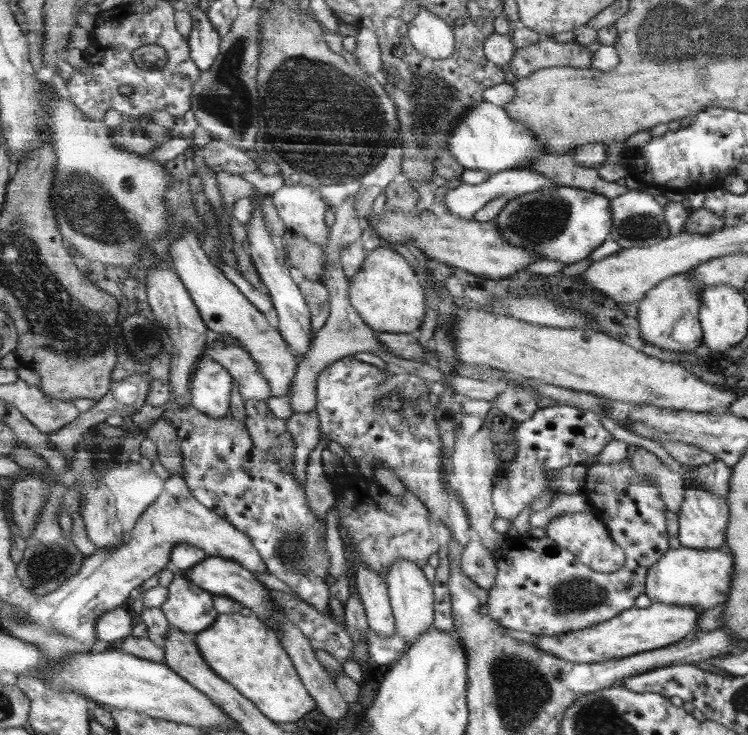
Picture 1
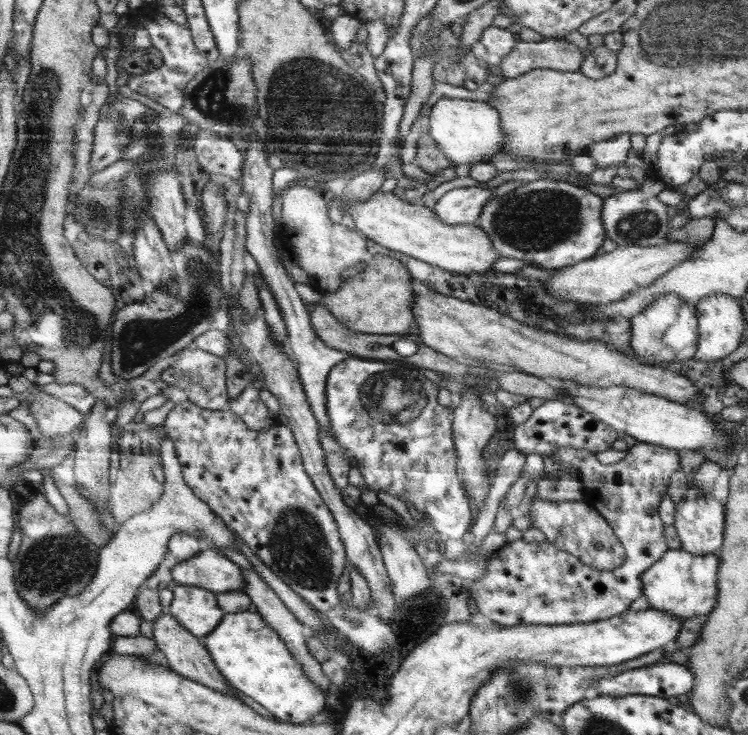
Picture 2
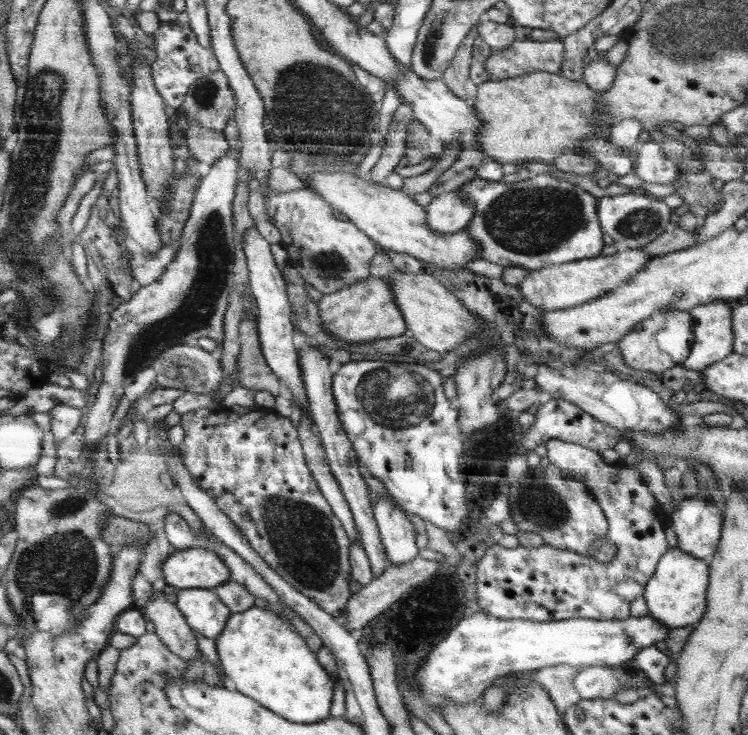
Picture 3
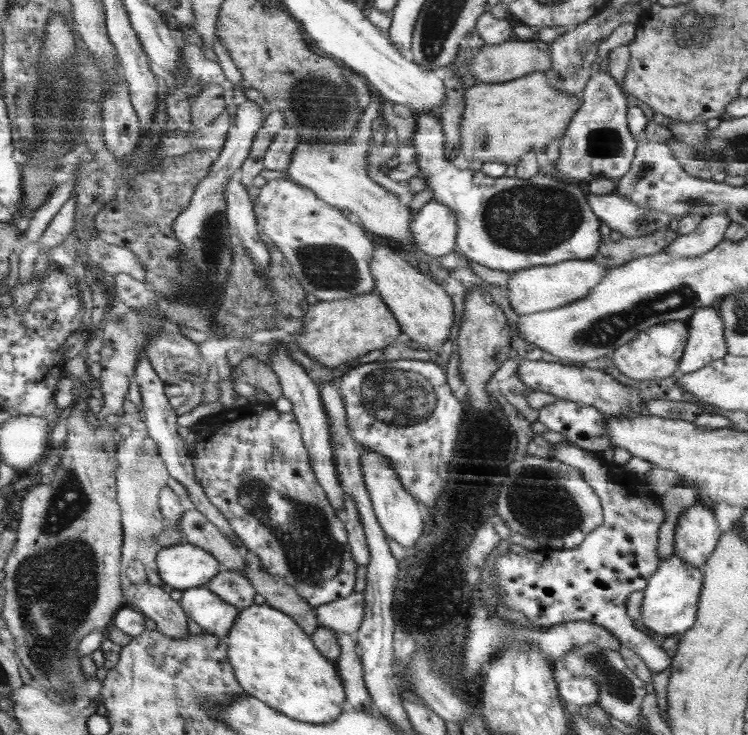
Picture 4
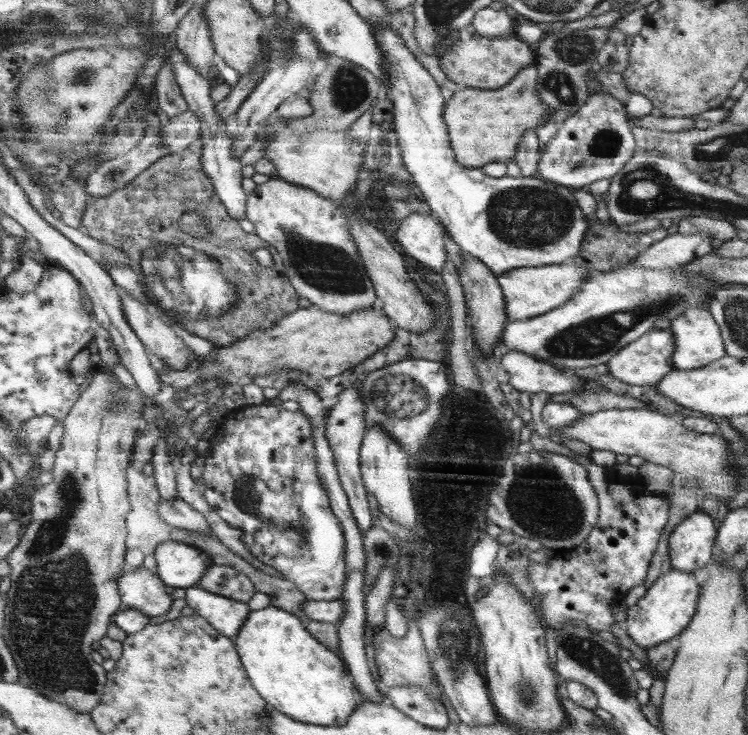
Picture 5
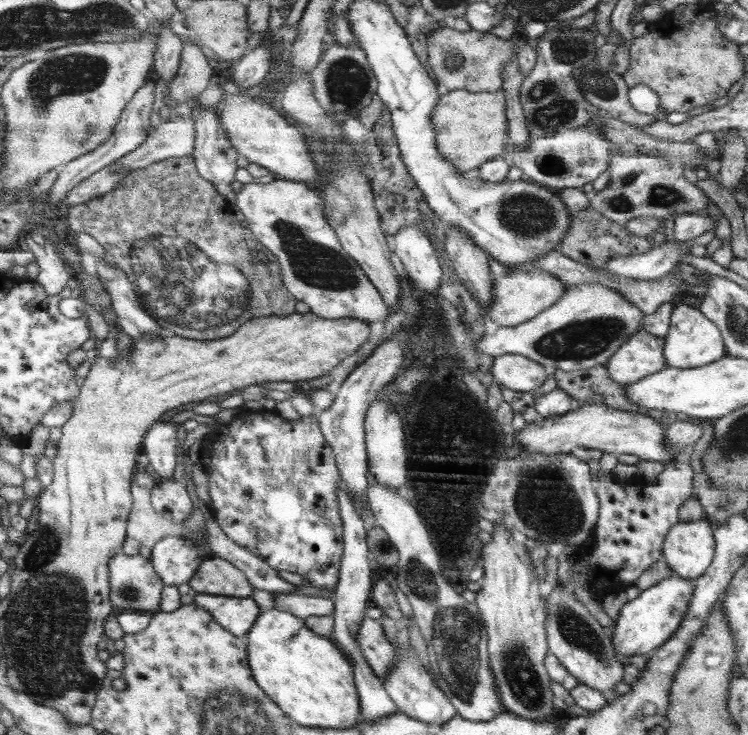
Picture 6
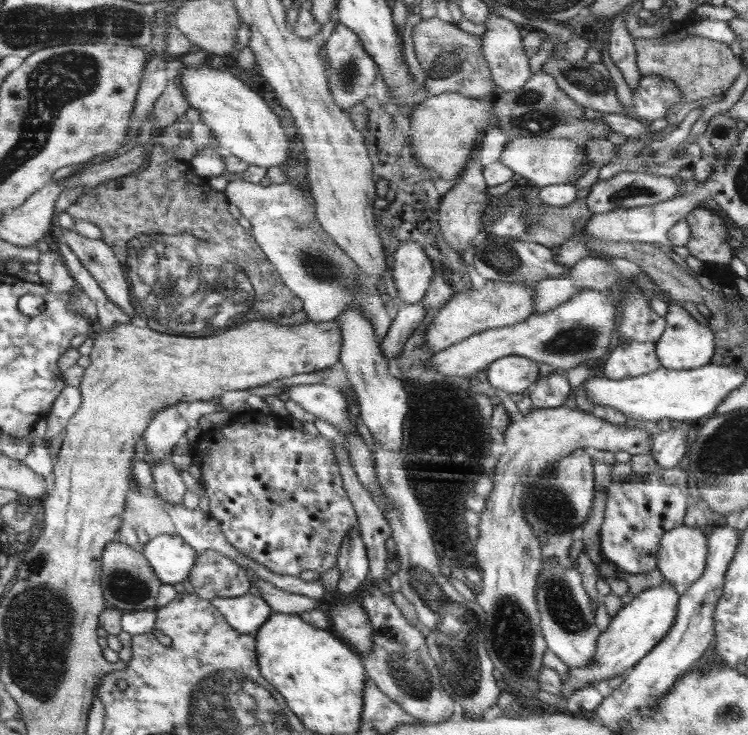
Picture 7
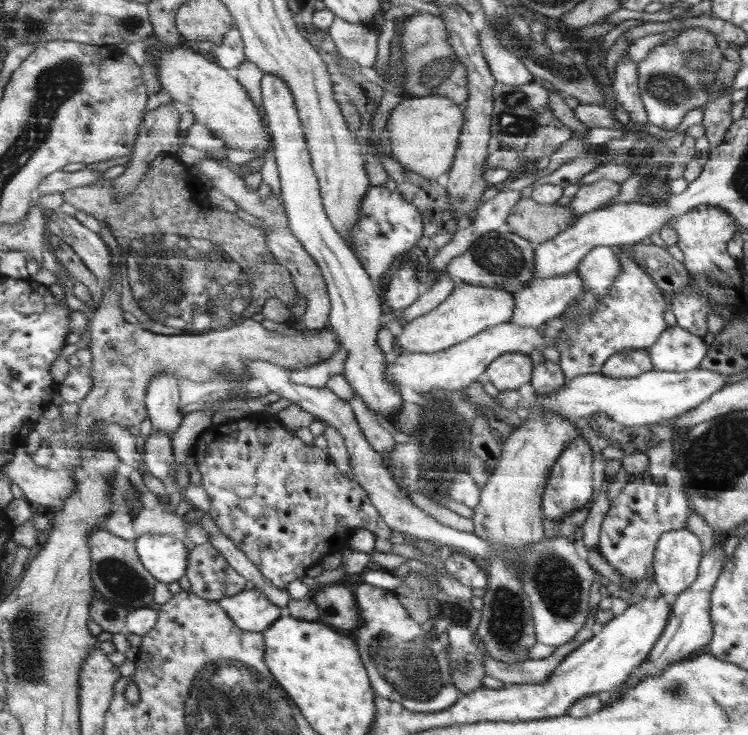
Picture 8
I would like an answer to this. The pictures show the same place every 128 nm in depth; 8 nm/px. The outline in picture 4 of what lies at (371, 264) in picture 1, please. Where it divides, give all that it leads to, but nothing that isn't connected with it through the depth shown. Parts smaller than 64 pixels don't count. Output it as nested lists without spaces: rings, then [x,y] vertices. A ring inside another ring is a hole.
[[[378,290],[350,298],[318,301],[304,314],[304,328],[296,334],[296,345],[309,358],[329,369],[361,359],[370,351],[392,345],[401,336],[401,325]]]

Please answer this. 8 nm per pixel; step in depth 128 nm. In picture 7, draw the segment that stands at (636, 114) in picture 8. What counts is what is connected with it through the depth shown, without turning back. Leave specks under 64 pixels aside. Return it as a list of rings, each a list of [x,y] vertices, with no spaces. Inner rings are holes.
[[[614,15],[609,37],[609,54],[631,90],[637,88],[637,83],[642,78],[636,68],[637,52],[634,44],[635,40],[626,27],[624,17]]]

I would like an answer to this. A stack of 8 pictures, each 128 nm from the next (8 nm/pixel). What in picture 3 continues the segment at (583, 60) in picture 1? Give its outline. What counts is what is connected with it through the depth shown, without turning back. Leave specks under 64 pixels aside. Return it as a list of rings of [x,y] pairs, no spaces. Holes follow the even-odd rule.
[[[556,38],[514,41],[504,50],[492,51],[483,63],[490,80],[495,81],[539,70],[558,73],[562,69],[562,62],[565,62],[565,46],[560,38]]]

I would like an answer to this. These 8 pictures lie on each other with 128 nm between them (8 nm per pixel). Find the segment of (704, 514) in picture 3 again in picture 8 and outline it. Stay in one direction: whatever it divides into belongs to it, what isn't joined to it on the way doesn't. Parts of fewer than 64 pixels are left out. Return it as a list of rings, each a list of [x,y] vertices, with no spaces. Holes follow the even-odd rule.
[[[688,529],[671,530],[665,533],[657,543],[657,553],[653,563],[653,576],[661,594],[673,594],[679,596],[685,593],[700,574],[701,560],[704,557],[705,549],[702,546],[701,539],[697,534]]]

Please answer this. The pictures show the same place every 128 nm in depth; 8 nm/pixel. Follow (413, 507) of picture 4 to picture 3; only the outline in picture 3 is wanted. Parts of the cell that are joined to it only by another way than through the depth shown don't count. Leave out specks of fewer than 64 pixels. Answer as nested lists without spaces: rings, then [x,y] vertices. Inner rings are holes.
[[[389,495],[385,499],[377,496],[377,502],[373,508],[376,516],[378,530],[381,532],[382,543],[385,546],[388,566],[394,567],[408,565],[418,556],[418,548],[414,542],[412,524],[404,518],[404,508],[400,504],[392,504],[394,498]],[[394,505],[402,512],[394,510]]]

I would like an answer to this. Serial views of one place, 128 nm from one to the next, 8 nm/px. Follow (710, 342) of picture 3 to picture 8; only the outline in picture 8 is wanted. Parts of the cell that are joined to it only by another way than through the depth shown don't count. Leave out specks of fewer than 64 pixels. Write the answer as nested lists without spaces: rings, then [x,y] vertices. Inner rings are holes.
[[[678,325],[665,330],[648,351],[653,369],[678,372],[698,369],[709,352],[702,335],[690,333]]]

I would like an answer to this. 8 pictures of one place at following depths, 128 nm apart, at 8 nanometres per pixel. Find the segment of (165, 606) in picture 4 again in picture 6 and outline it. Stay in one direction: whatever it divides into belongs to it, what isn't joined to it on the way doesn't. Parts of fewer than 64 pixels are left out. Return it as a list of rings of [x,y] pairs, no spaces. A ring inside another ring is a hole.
[[[124,549],[111,563],[113,596],[118,611],[162,610],[162,577],[151,559],[129,556]]]

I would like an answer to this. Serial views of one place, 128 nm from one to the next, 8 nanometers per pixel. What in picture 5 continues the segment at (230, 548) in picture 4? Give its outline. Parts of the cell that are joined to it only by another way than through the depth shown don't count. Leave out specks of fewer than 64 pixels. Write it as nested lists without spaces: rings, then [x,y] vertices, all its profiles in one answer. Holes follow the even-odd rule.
[[[178,496],[172,502],[161,500],[159,511],[162,520],[171,527],[184,528],[192,530],[192,532],[204,532],[204,534],[213,536],[206,517],[201,512],[194,510],[190,504],[186,504],[184,500],[180,500]]]

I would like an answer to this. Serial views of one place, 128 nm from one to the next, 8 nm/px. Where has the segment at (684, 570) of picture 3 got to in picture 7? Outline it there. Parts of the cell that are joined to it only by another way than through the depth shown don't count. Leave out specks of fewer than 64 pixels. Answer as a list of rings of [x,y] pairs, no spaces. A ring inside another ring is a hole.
[[[664,580],[659,586],[638,594],[632,602],[624,605],[616,616],[611,618],[610,626],[599,637],[596,654],[590,666],[568,668],[568,679],[564,681],[568,688],[567,694],[590,686],[591,681],[608,680],[632,670],[641,658],[652,652],[670,634],[677,619],[681,596],[677,588]]]

